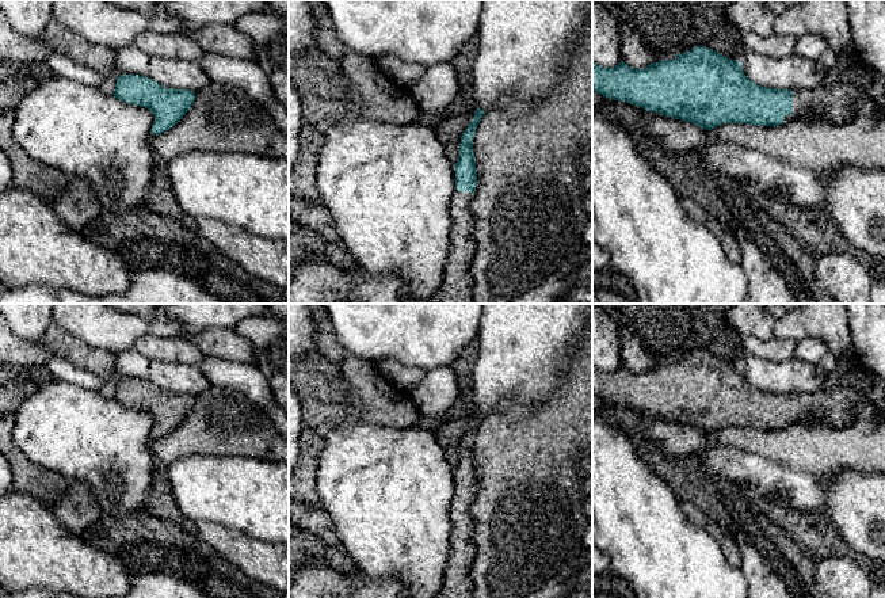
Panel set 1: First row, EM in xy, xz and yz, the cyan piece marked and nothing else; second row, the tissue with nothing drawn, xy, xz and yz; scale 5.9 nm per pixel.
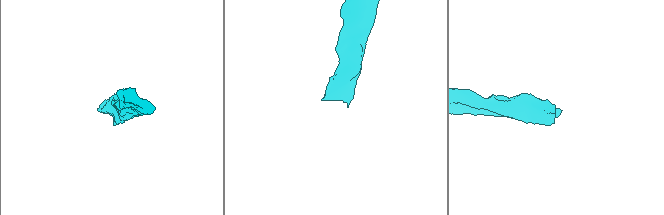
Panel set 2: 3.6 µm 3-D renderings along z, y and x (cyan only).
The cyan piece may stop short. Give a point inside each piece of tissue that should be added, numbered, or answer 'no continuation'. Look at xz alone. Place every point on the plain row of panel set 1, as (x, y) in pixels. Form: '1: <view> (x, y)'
1: xz (457, 583)

